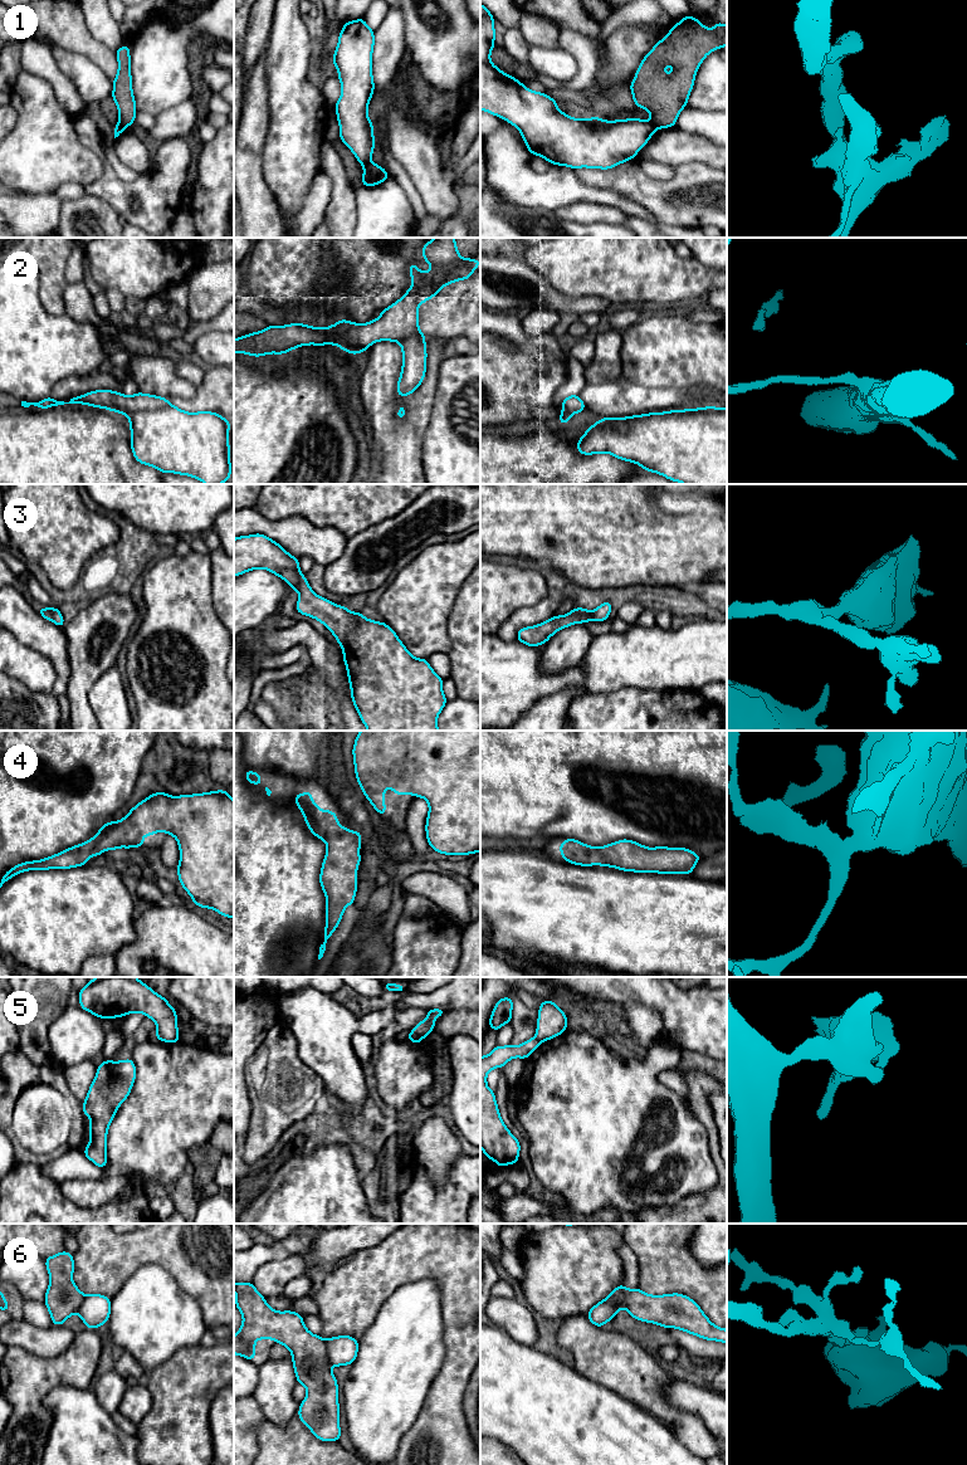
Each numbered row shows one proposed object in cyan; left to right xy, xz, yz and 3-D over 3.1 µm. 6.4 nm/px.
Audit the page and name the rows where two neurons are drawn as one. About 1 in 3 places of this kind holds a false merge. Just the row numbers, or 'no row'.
1, 5, 6

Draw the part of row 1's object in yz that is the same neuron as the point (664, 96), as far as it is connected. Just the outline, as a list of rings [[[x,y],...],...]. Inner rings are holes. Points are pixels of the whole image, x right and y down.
[[[685,14],[678,24],[670,28],[668,35],[644,57],[635,72],[630,91],[635,106],[651,114],[650,122],[655,130],[675,127],[679,113],[688,106],[688,98],[702,62],[709,53],[726,45],[727,25],[717,21],[713,29],[708,29],[697,18]]]

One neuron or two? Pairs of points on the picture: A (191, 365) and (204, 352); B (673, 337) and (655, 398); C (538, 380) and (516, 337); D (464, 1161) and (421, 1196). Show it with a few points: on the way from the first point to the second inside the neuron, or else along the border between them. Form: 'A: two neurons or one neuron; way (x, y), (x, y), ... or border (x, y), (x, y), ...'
A: two neurons; border (195, 357), (204, 366)
B: two neurons; border (630, 380), (645, 386), (689, 386)
C: two neurons; border (530, 338), (513, 343)
D: one neuron; way (460, 1173), (438, 1197), (434, 1197)

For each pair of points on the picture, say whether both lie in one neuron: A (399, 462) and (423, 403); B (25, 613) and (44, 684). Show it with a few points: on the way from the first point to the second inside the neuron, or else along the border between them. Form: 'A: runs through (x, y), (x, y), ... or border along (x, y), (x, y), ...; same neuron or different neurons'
A: runs through (399, 447), (399, 440), (410, 429), (416, 418); same neuron
B: border along (13, 634), (22, 643), (40, 652), (55, 672); different neurons

